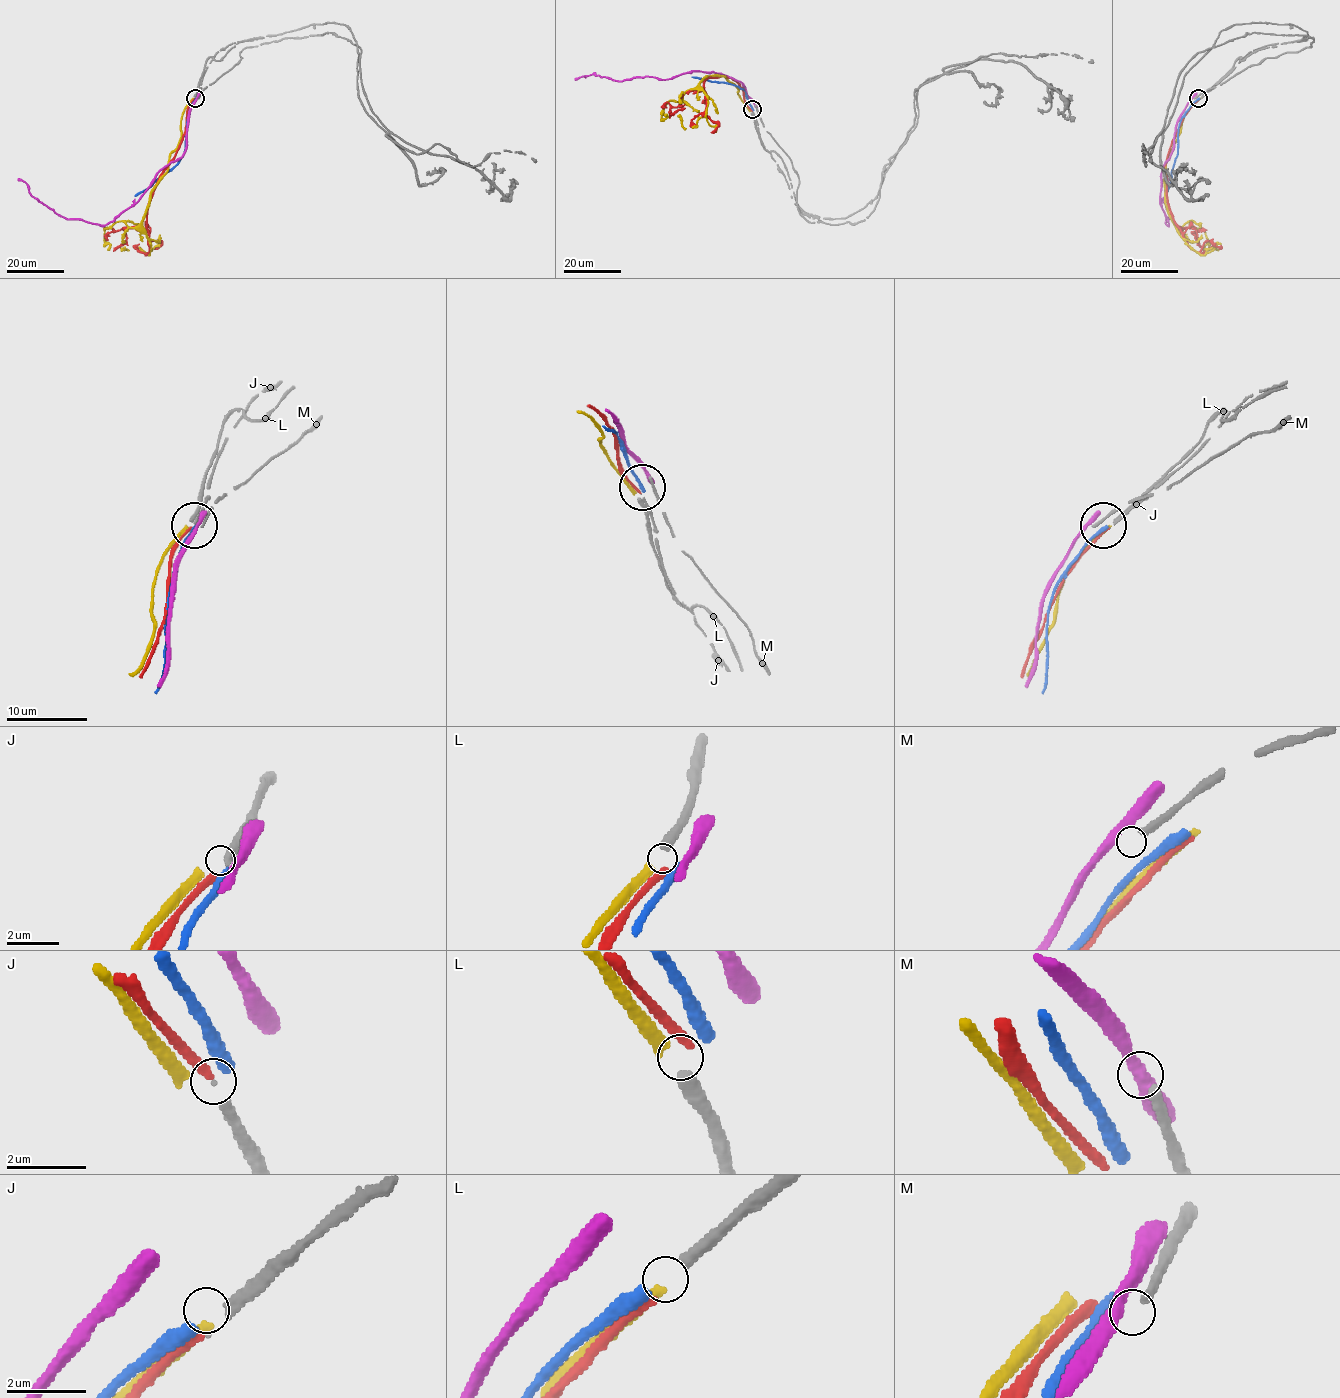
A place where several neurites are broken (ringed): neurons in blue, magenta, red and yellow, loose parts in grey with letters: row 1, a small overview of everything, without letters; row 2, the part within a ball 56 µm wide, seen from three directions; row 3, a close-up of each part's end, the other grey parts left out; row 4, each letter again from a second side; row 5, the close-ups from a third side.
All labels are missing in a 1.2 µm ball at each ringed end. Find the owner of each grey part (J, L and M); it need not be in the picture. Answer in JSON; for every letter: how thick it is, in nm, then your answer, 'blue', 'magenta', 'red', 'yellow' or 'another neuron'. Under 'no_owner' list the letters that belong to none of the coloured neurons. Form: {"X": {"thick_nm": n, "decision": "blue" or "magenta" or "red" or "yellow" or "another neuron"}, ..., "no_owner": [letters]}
{"J": {"thick_nm": 320, "decision": "red"}, "L": {"thick_nm": 380, "decision": "yellow"}, "M": {"thick_nm": 240, "decision": "another neuron"}, "no_owner": ["M"]}

